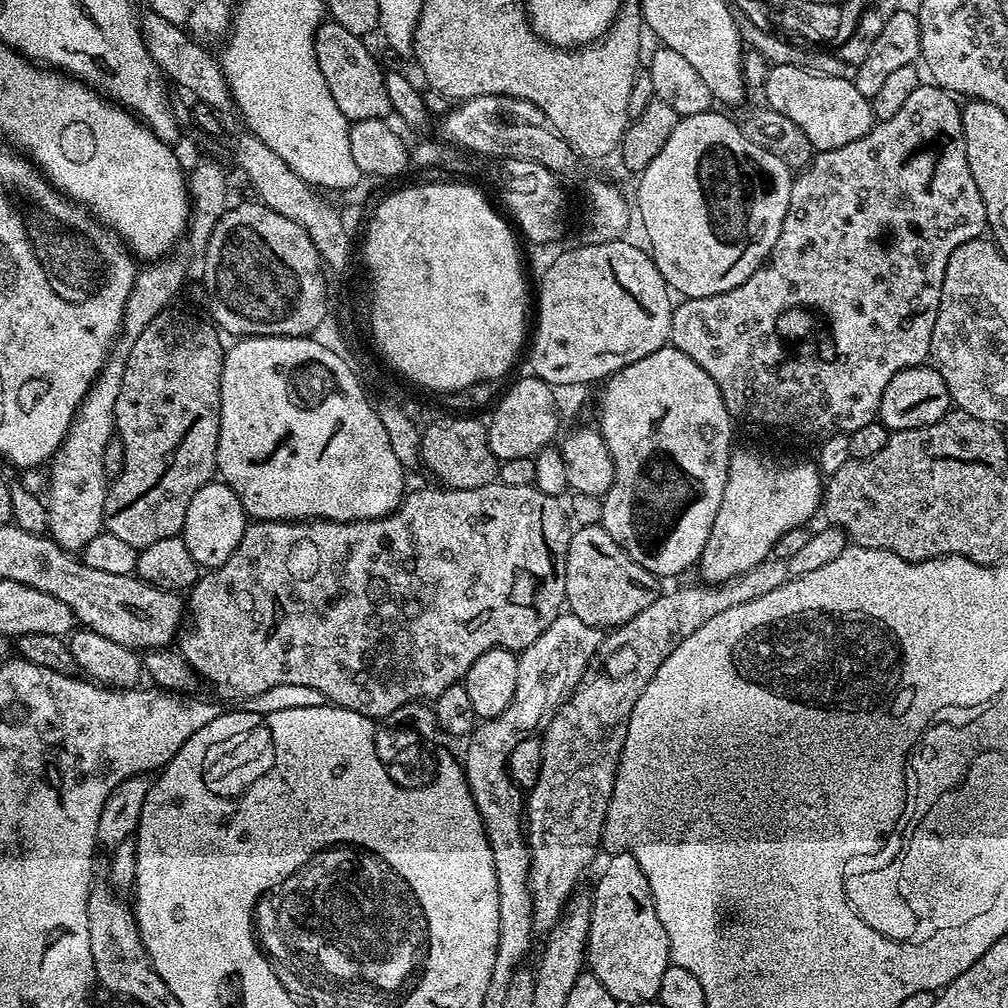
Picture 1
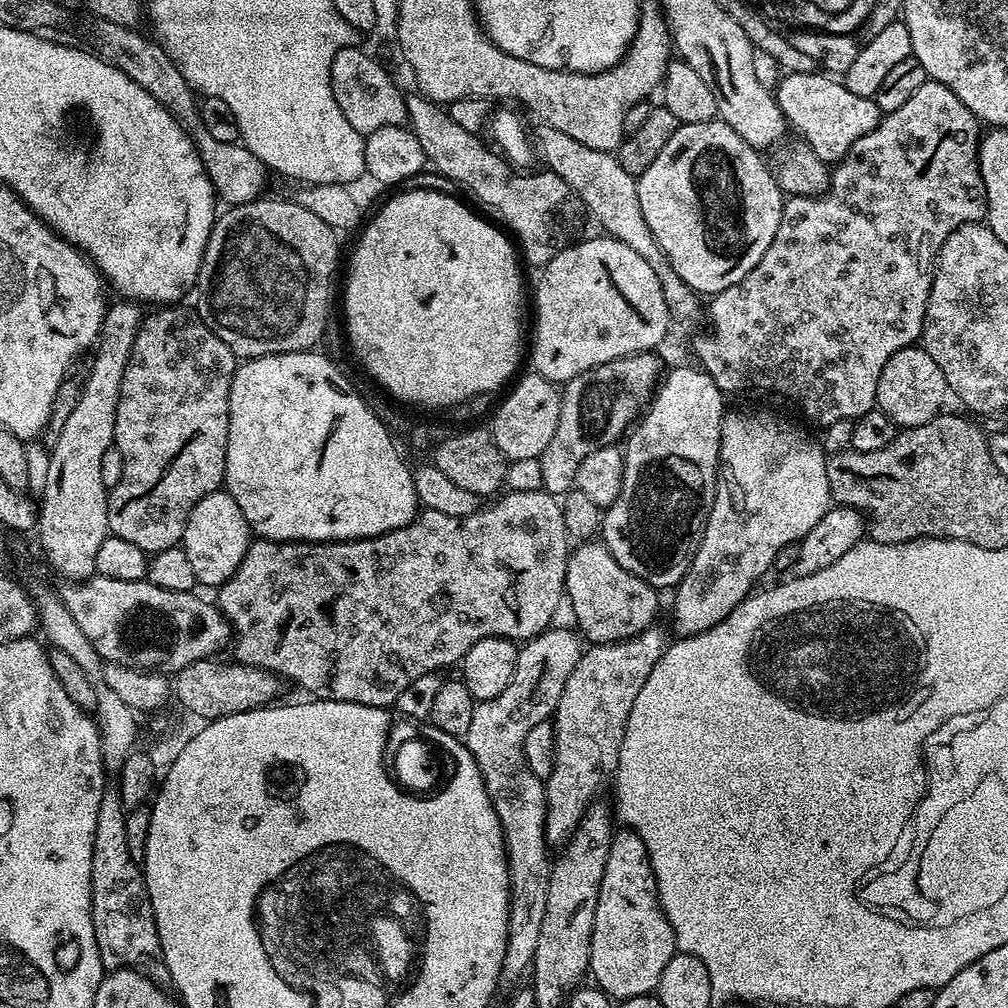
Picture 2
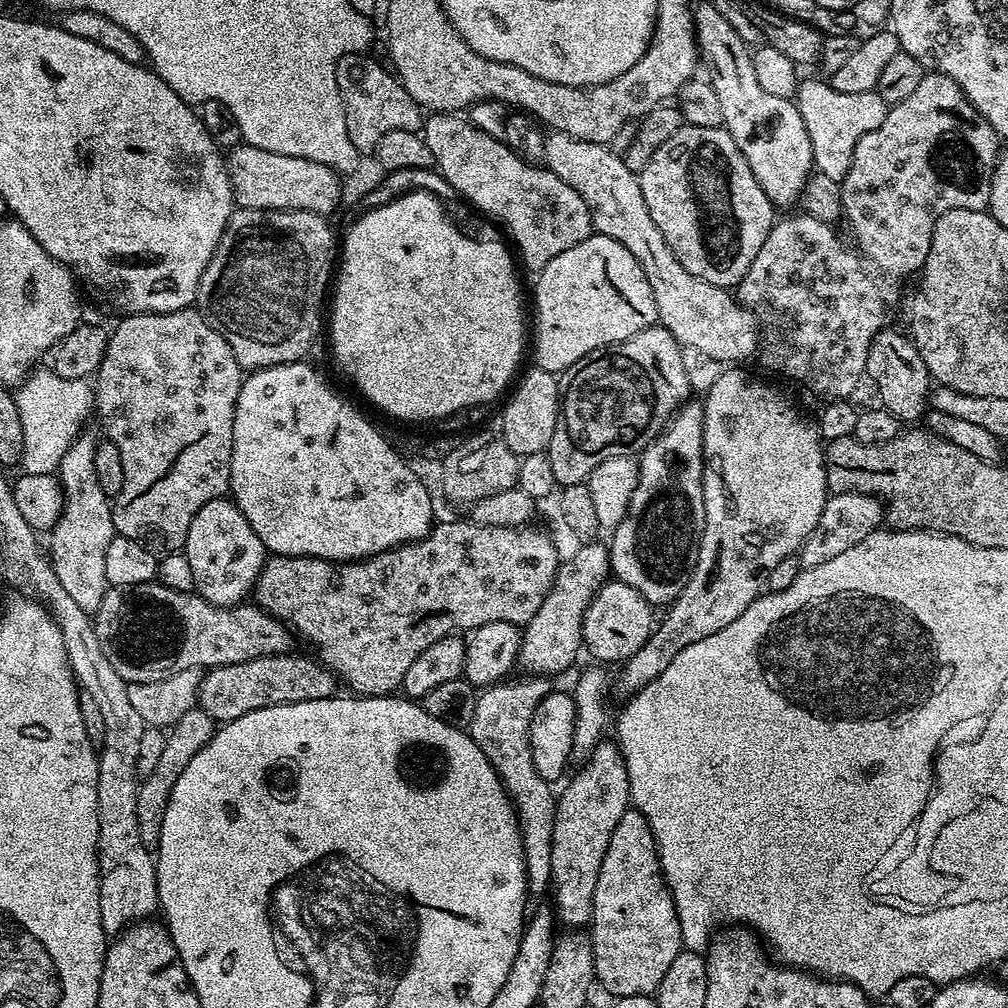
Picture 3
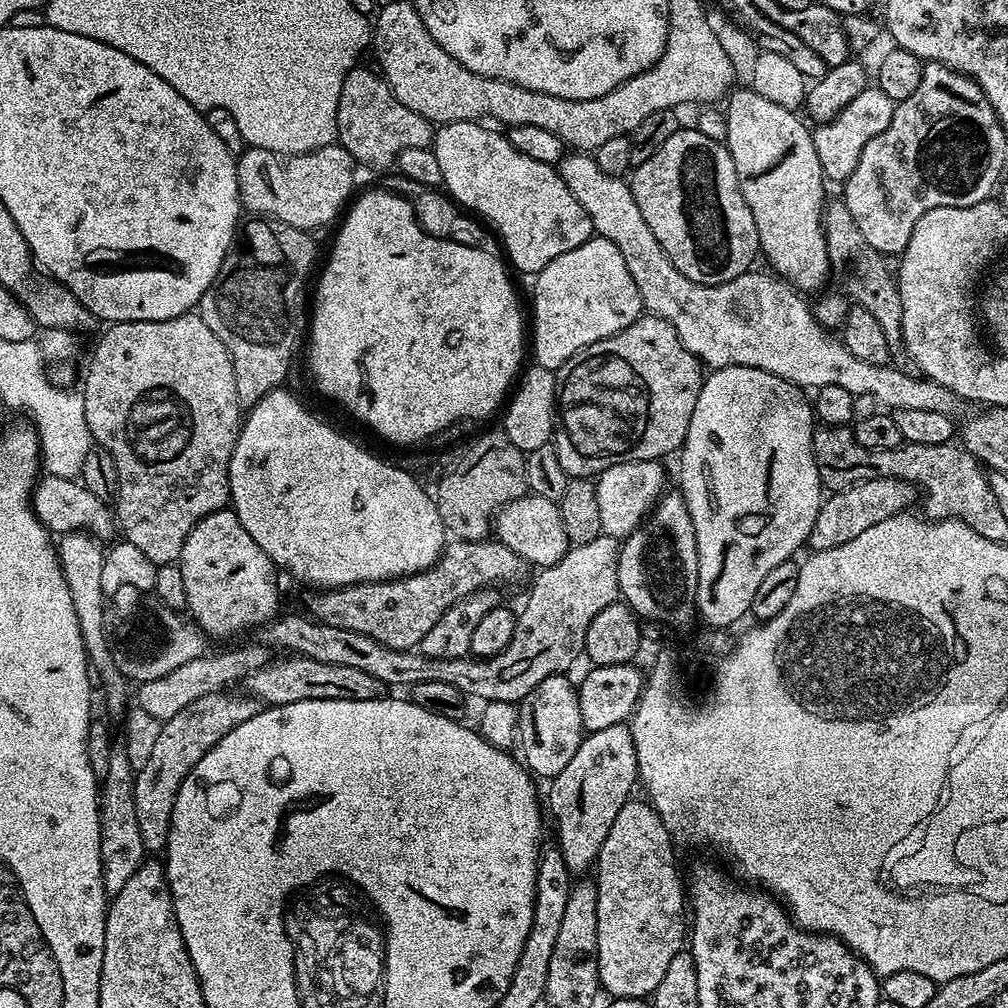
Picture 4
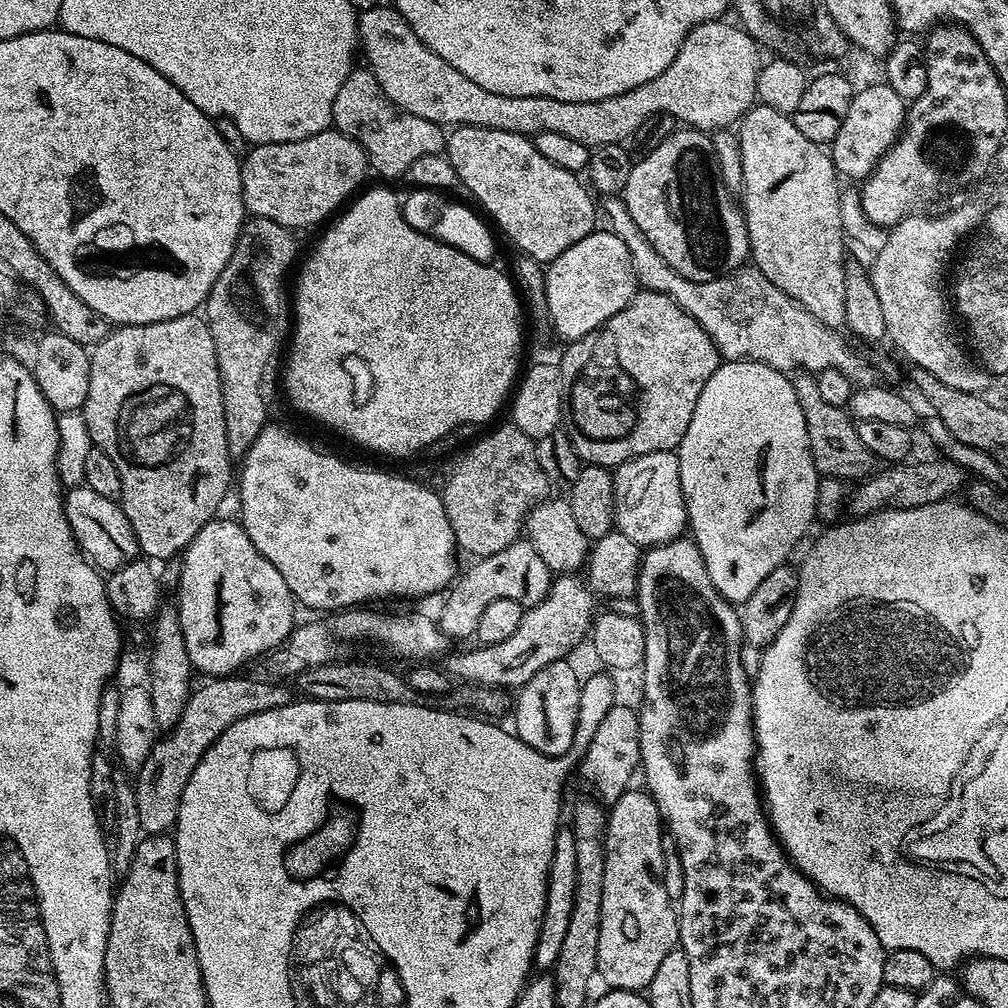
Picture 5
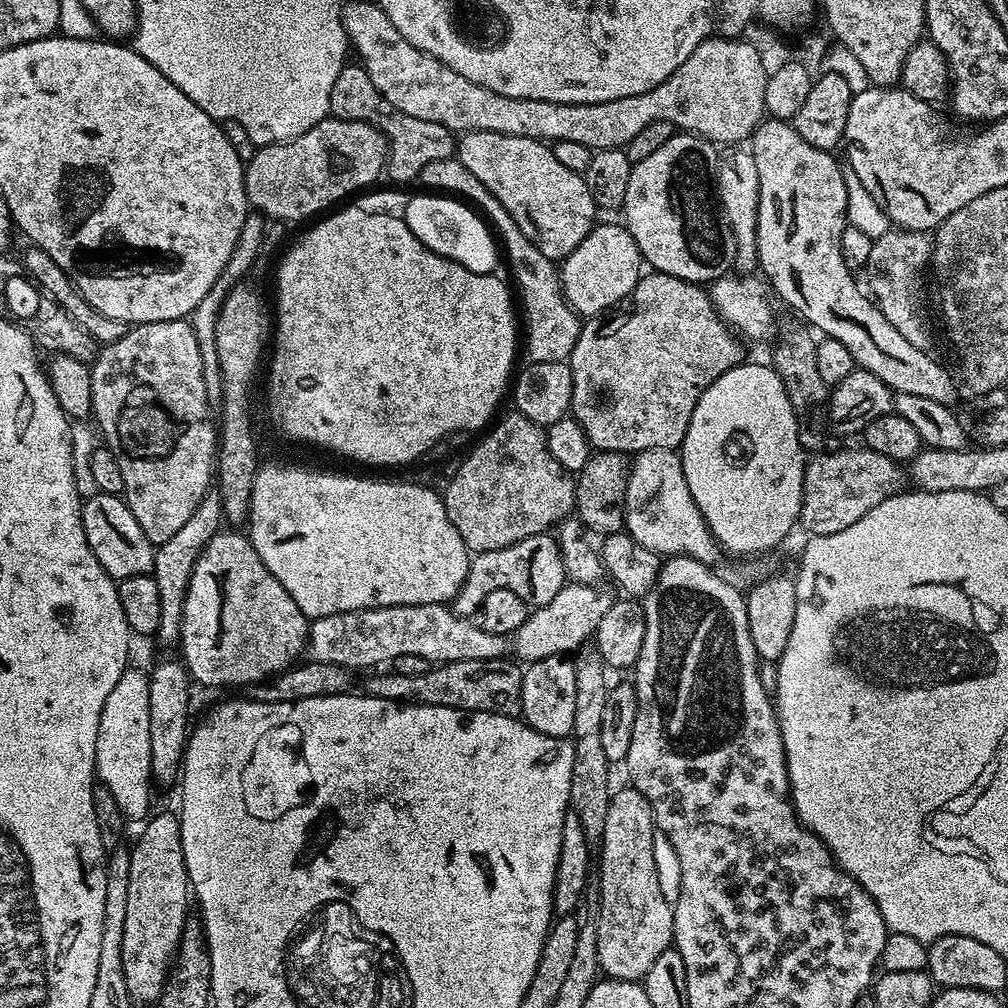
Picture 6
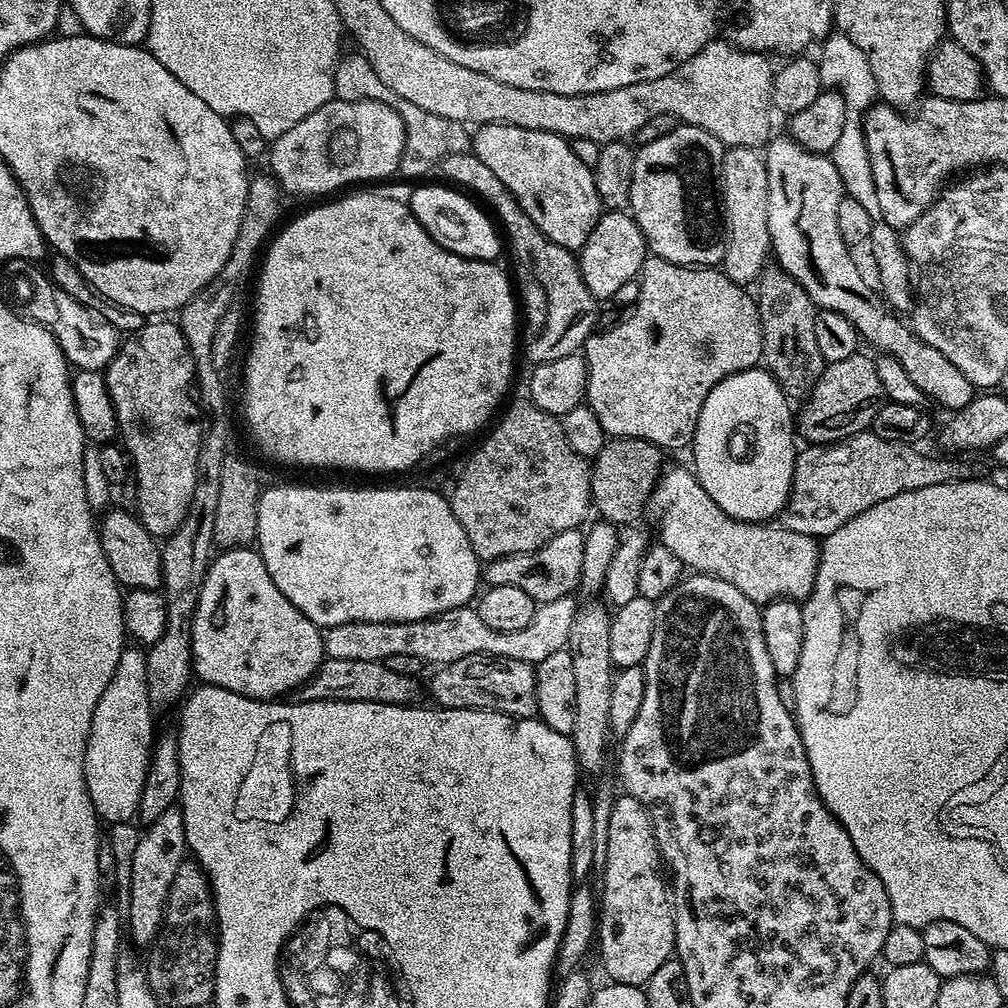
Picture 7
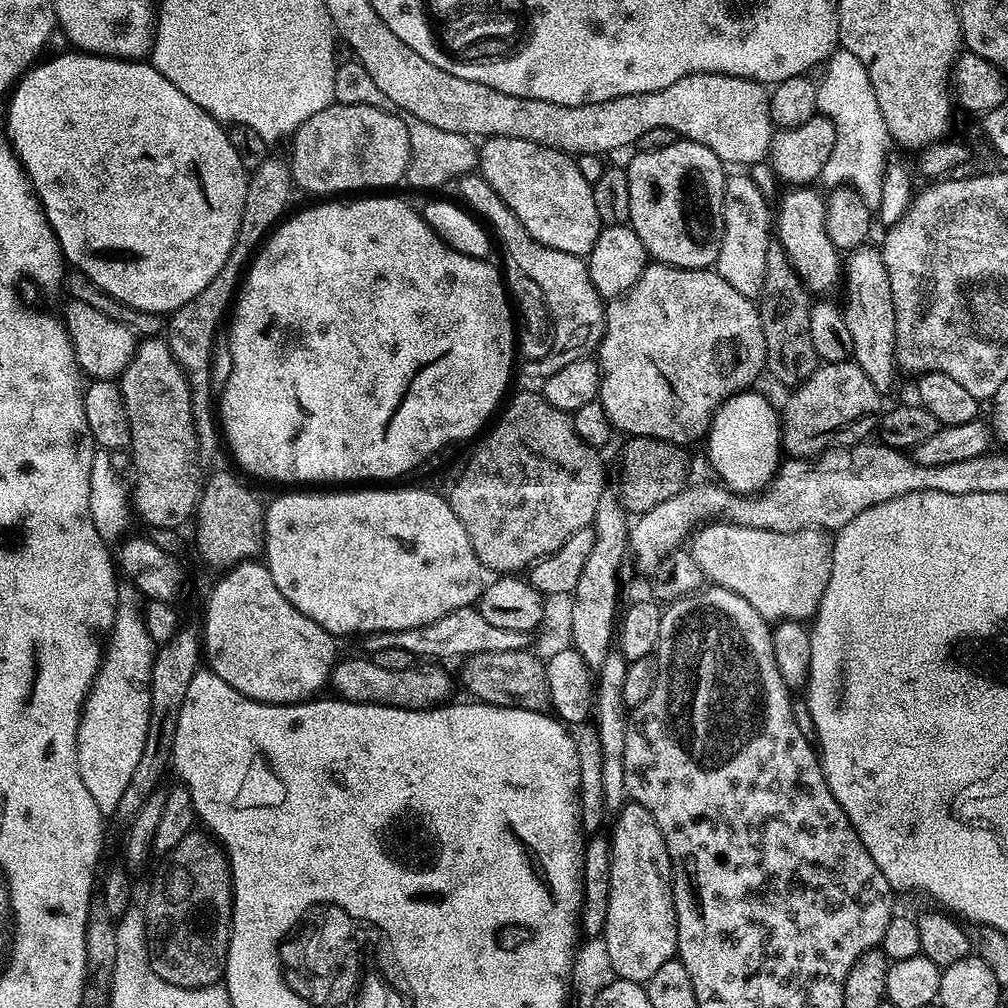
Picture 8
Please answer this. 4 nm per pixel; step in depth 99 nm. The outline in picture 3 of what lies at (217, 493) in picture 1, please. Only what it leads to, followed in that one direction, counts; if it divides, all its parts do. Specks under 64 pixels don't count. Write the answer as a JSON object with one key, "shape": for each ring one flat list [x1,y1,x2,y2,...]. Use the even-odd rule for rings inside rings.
{"shape":[[228,498,206,502,194,514,182,551,194,573,195,595,220,608,239,605,247,597,244,595,253,591,256,576,266,559,266,549,258,534,254,534,250,522,246,522]]}

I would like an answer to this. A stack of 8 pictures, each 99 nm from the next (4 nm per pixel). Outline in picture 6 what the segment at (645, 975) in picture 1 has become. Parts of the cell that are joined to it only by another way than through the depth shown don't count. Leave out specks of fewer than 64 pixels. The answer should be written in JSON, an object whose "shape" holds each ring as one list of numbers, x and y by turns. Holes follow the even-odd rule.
{"shape":[[625,786,611,793,608,797,608,809,606,810,606,826,604,833,600,839,600,857,598,859,598,873,600,875,600,917,597,922,598,944,597,958,599,960,599,971,605,977,614,980,635,980,643,981,645,974,650,970,650,966,654,966,658,954,662,954,666,949,673,947,674,937,672,934,672,910,673,905,664,897,664,888,660,885,660,868,656,865,656,836,658,840,658,829,655,820,652,818,652,807,650,802,646,802,646,798,638,789,631,786]]}

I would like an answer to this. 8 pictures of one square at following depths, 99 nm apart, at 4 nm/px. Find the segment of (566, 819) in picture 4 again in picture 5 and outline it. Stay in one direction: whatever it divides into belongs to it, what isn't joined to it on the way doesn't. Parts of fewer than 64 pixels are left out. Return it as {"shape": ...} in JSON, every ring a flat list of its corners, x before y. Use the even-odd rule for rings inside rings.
{"shape":[[617,702,607,709,600,725,592,732,592,741,584,752,580,772,592,783,592,788,605,800,605,805,615,804,616,799,629,791,632,775,640,768,640,717,637,709,627,708]]}

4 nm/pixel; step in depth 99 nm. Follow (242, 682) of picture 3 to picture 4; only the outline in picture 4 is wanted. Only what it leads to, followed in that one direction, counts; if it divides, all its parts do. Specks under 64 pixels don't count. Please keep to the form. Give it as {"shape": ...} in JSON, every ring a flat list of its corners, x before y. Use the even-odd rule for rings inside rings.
{"shape":[[288,654,285,660,273,658,266,666,254,670,246,679,246,692,255,696,264,706,302,702,303,700,378,700,382,696,382,685,378,678,366,674,366,670,354,670,354,666,334,666,330,662,314,662,299,654]]}

